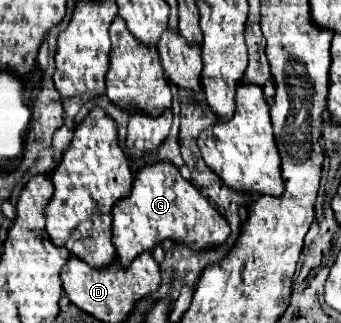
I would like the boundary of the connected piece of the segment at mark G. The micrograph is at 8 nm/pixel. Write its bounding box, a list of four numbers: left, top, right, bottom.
[113,162,229,268]

